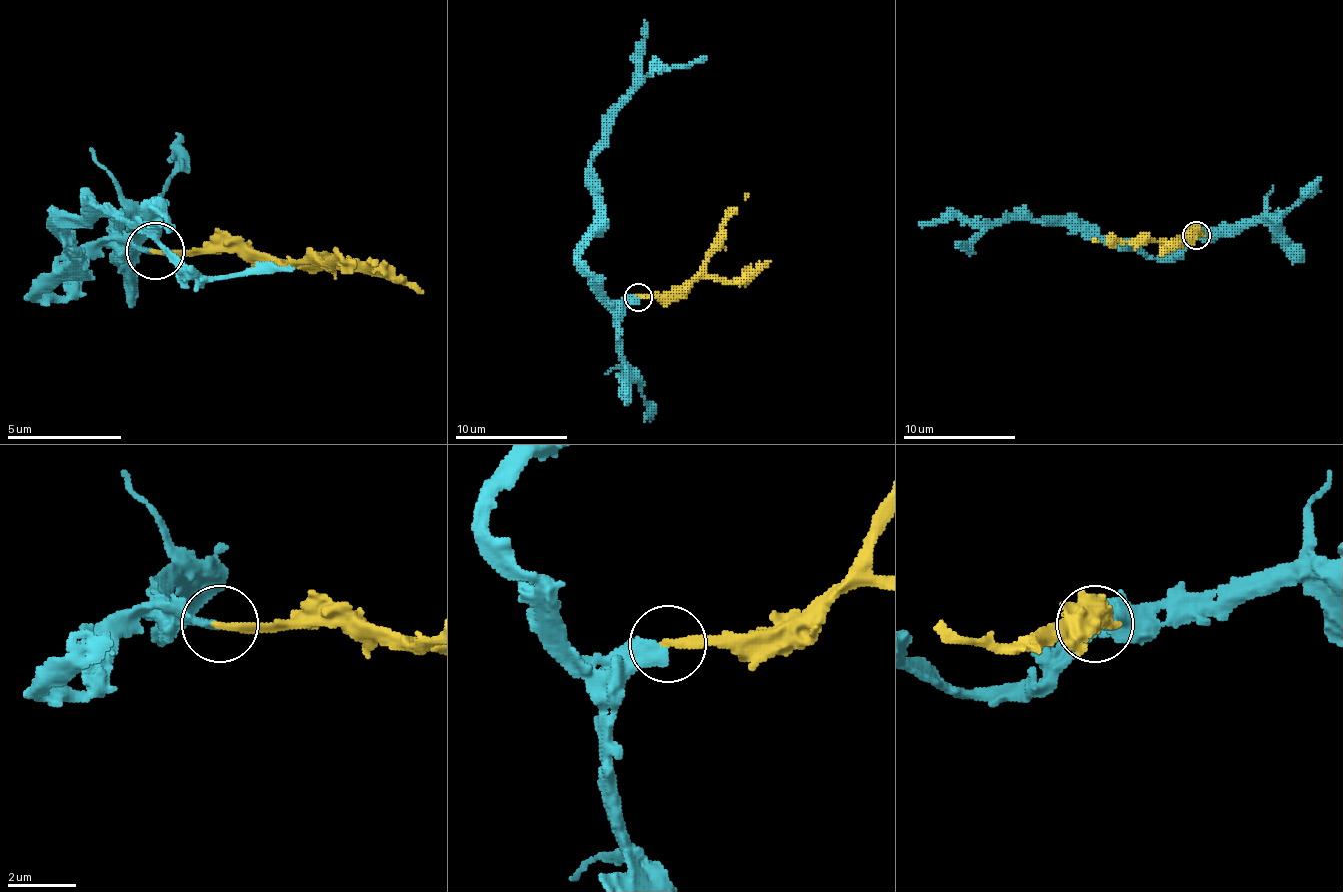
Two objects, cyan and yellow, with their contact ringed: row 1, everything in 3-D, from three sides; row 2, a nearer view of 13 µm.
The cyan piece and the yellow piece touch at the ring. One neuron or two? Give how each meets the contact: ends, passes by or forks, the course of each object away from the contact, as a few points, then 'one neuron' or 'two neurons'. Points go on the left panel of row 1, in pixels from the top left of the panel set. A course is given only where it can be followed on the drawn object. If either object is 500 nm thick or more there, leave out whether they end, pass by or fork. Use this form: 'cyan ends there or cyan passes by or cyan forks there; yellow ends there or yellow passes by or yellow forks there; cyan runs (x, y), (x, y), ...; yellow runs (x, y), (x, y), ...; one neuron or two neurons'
cyan ends there; yellow ends there; cyan runs (156, 252), (94, 241), (36, 298), (71, 263), (59, 229), (71, 218), (128, 218), (191, 275), (294, 269); yellow runs (156, 252), (225, 252), (282, 263), (374, 263), (374, 258); one neuron

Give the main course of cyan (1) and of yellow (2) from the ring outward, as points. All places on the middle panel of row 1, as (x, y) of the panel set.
1: (639, 298), (608, 301), (580, 264), (580, 247), (596, 216), (591, 157), (624, 98), (655, 70), (706, 56)
2: (639, 298), (672, 298), (700, 270), (720, 225), (745, 199), (745, 194)

